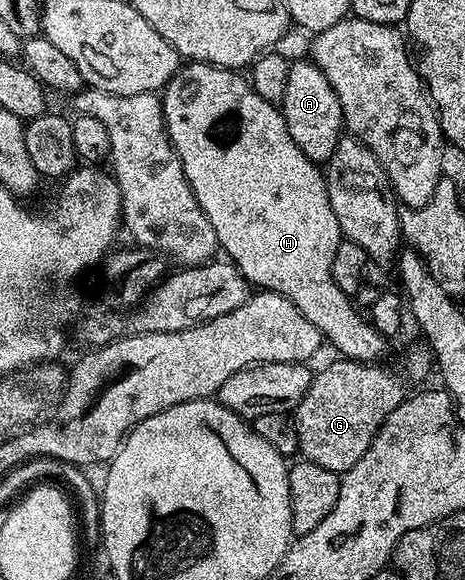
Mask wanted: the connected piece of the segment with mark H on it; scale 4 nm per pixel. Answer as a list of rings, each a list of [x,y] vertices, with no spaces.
[[[188,62],[181,65],[180,71],[164,87],[162,101],[165,128],[169,140],[172,141],[172,147],[176,149],[176,155],[182,160],[186,180],[194,192],[202,212],[206,212],[206,218],[210,220],[210,226],[214,228],[219,249],[223,253],[224,250],[228,253],[225,255],[240,269],[242,276],[249,284],[260,290],[269,290],[275,294],[286,296],[286,300],[290,300],[290,304],[294,304],[294,308],[298,308],[298,312],[302,312],[302,316],[306,316],[306,320],[310,320],[310,324],[314,324],[314,328],[318,328],[321,339],[327,345],[329,342],[340,353],[337,355],[341,359],[350,362],[379,363],[383,359],[380,357],[387,352],[388,346],[390,346],[389,339],[379,334],[365,315],[363,318],[359,314],[361,311],[358,309],[357,303],[353,301],[349,294],[342,292],[331,274],[331,268],[334,267],[334,256],[338,252],[342,235],[338,224],[338,216],[334,216],[334,208],[330,208],[330,196],[328,195],[328,183],[325,175],[322,173],[321,167],[317,163],[310,161],[302,152],[302,148],[298,148],[298,144],[294,144],[294,136],[290,136],[290,128],[286,128],[286,120],[281,107],[262,100],[262,96],[258,96],[258,92],[254,92],[251,81],[245,75],[243,78],[242,75],[243,73],[226,70],[222,66],[212,66],[208,62]]]

